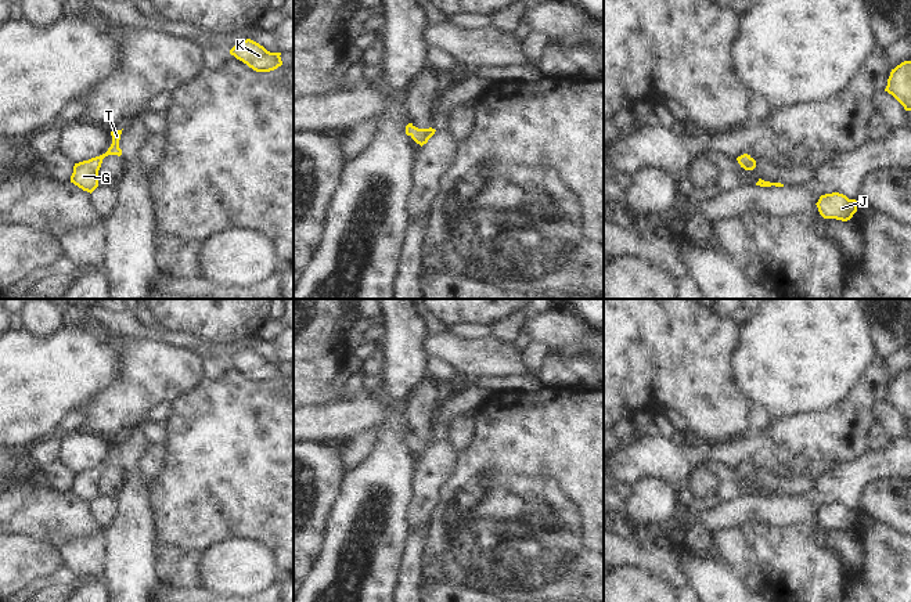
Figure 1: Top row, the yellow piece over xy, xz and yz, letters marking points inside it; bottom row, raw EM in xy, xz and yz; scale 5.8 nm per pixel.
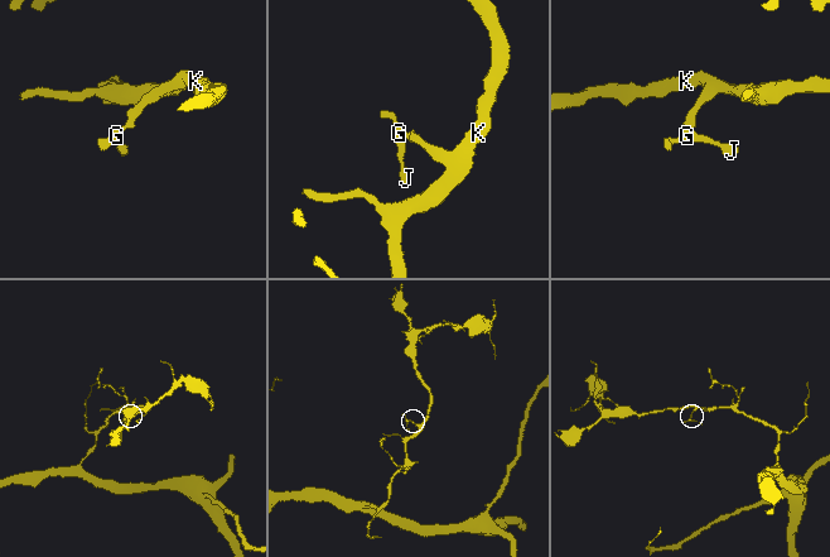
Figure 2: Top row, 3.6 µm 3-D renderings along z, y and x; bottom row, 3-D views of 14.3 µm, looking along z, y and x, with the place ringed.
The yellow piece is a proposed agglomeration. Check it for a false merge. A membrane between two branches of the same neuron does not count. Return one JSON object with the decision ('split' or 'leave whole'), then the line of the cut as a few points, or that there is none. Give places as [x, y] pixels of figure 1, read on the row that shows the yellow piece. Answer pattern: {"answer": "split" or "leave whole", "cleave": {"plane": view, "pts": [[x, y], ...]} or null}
{"answer": "leave whole", "cleave": null}

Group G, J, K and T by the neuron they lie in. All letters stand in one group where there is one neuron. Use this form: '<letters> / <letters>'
G J K T

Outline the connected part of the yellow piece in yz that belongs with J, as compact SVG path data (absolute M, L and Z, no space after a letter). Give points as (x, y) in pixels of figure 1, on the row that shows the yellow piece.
M839 192L821 195L815 205L824 219L847 221L857 212L857 201Z

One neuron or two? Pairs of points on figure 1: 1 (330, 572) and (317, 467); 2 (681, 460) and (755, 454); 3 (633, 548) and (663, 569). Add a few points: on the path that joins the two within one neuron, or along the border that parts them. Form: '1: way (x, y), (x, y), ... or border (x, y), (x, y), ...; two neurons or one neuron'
1: border (337, 505), (328, 525), (326, 548), (313, 566); two neurons
2: way (699, 451), (737, 451); one neuron
3: way (640, 552), (648, 554), (656, 562); one neuron

